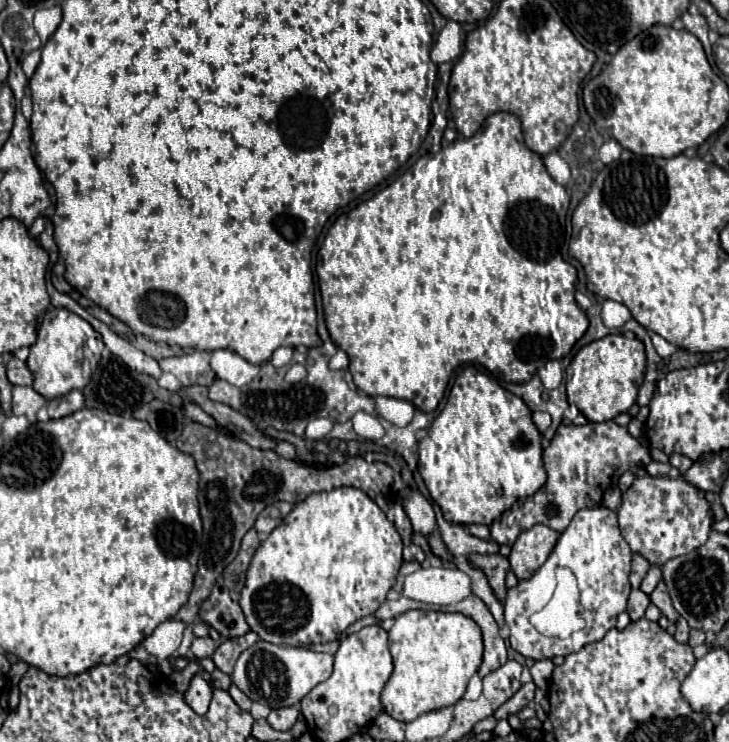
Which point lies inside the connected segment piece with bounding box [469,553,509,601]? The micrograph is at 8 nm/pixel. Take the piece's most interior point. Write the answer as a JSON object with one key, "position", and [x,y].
{"position":[495,566]}

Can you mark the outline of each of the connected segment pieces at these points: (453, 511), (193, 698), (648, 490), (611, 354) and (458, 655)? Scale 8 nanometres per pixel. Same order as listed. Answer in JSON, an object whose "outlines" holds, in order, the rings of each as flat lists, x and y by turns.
{"outlines":[[[469,365,457,375,445,409,427,429,427,437,419,441,419,473,431,499,441,507,447,521,455,521,455,525,491,525,515,501,533,495,545,485,547,475,541,451,541,433,531,421,527,405,497,385,495,379]],[[195,675,191,679,191,685,187,689,187,693,183,695,187,705,191,705,191,709,199,715,205,715,207,709,209,709,209,703,211,703,211,693,213,693,213,687,201,677,201,675]],[[639,477,631,489,623,493,623,503,617,511,623,539,633,553,643,555,651,565,663,565,665,561,687,555,707,541,713,525,713,515,707,499,699,489,685,479,669,477]],[[611,333,599,341,585,345,567,367,566,395,569,404,577,405,577,409,585,415,587,421,603,423,615,419,619,413,627,413,631,405,637,401,637,391,643,383,645,373,645,347,639,339,629,339,623,333]],[[407,611,395,617,389,649,395,669,381,691,381,705,393,719,409,723,423,713,455,705,463,697,471,675,481,665,483,639,479,625,461,613]]]}

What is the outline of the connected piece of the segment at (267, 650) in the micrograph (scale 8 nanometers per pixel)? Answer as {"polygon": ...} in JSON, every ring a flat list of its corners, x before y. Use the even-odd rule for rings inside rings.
{"polygon":[[257,641,235,663,231,681,251,699,271,709,297,705,317,683,325,681,333,669,333,655,319,653,311,649,299,649,289,645,273,645,267,641]]}

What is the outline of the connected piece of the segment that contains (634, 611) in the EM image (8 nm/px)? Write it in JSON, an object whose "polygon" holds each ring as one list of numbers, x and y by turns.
{"polygon":[[631,589,629,601,627,601,627,613,629,613,631,621,641,619,647,605,649,605,649,595,645,595,641,589]]}

